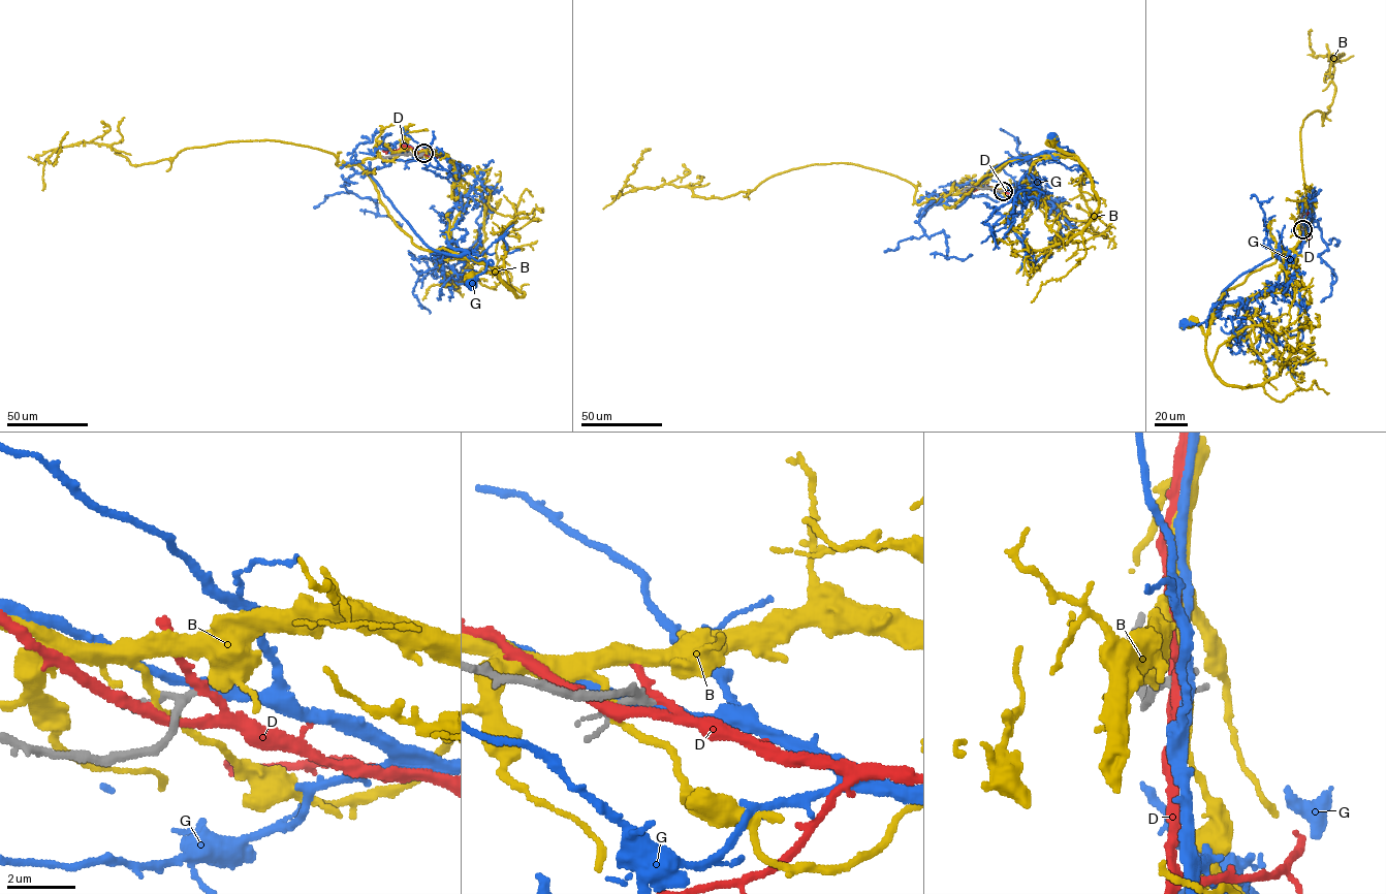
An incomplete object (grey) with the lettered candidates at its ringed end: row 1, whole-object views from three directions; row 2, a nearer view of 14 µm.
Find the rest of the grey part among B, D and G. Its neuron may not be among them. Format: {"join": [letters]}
{"join": ["G"]}

